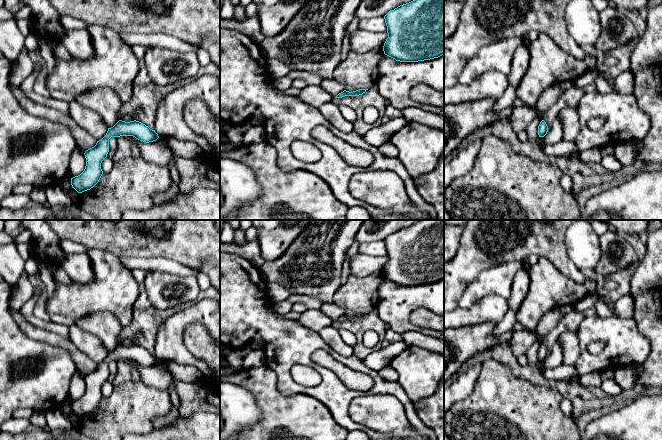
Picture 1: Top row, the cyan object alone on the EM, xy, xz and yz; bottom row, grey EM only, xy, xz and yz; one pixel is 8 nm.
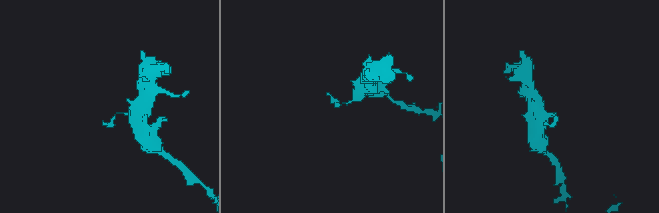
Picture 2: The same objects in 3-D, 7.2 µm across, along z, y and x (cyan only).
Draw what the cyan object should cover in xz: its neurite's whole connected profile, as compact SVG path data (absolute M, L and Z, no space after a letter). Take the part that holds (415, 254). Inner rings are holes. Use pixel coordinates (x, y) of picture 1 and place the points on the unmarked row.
M419 220L385 240L388 262L384 278L400 286L418 286L444 279L444 220Z

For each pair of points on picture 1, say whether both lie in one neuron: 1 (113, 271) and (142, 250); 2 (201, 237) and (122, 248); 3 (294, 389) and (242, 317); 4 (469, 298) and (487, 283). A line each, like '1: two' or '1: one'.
1: two
2: one
3: one
4: one

